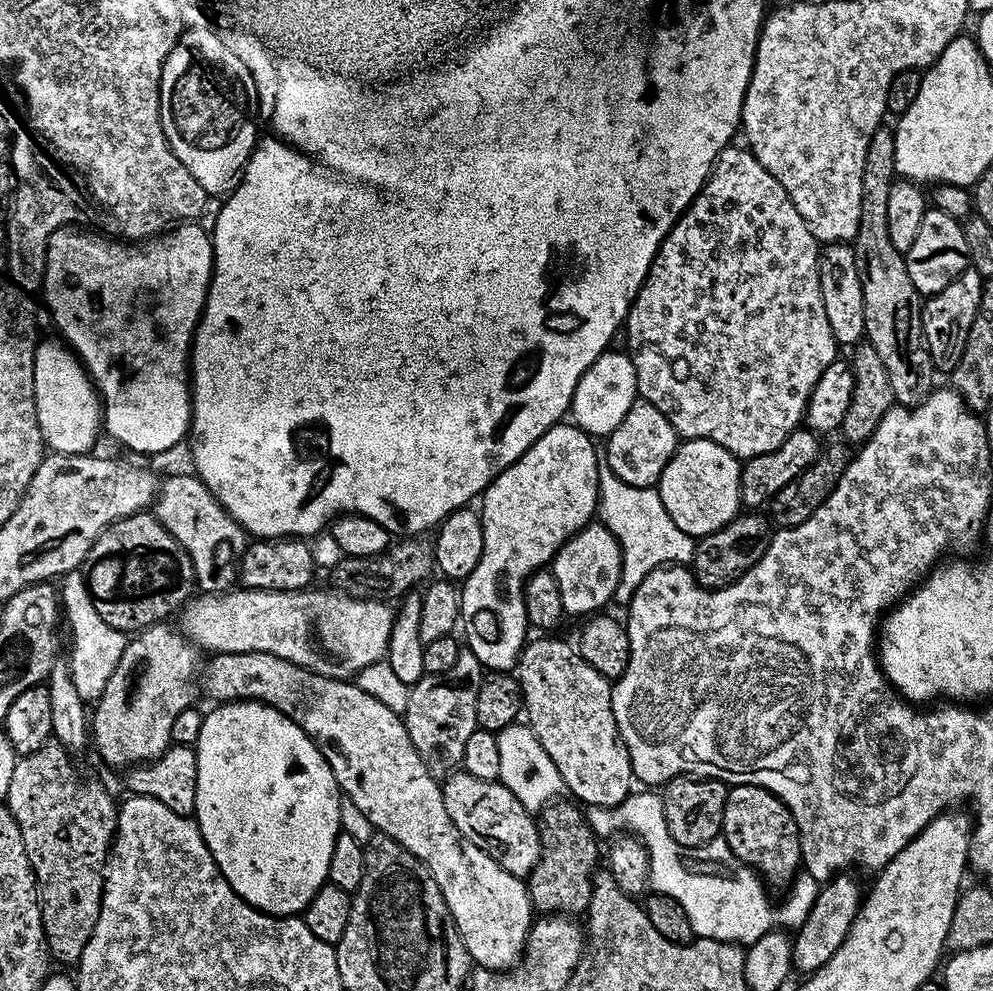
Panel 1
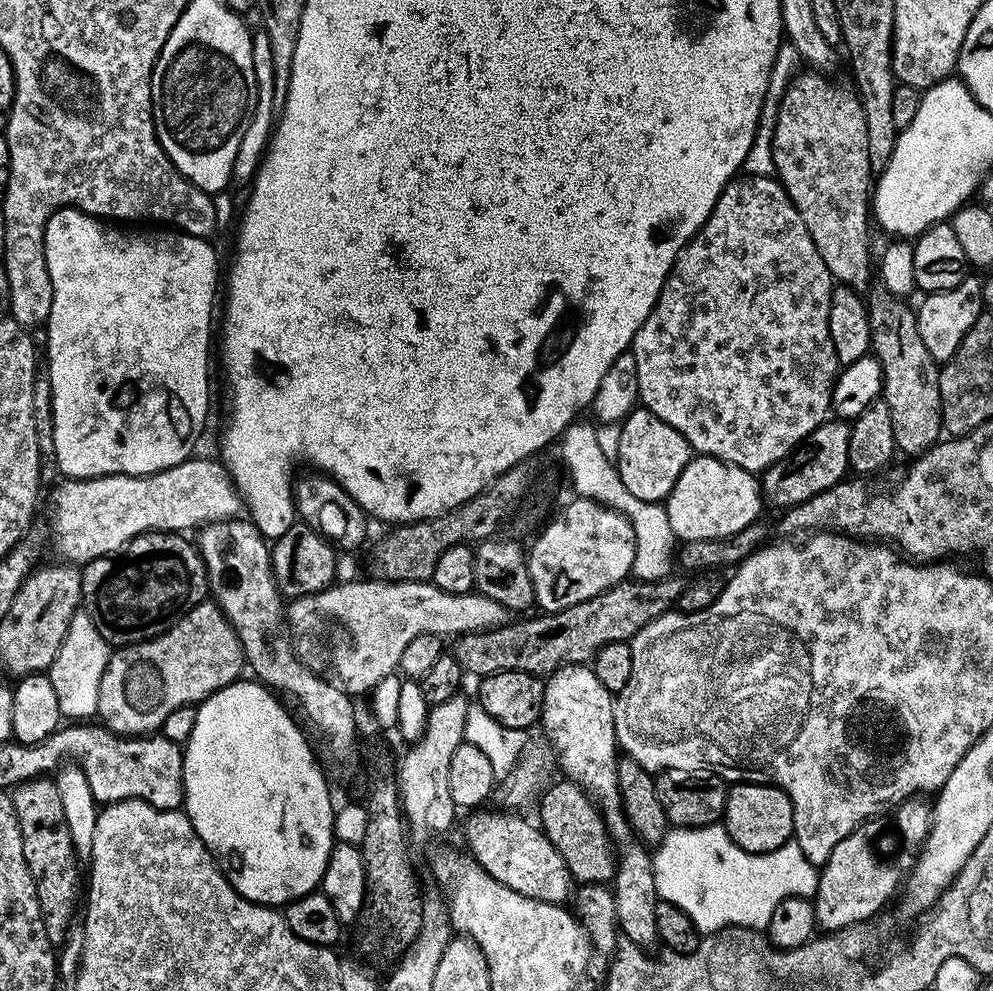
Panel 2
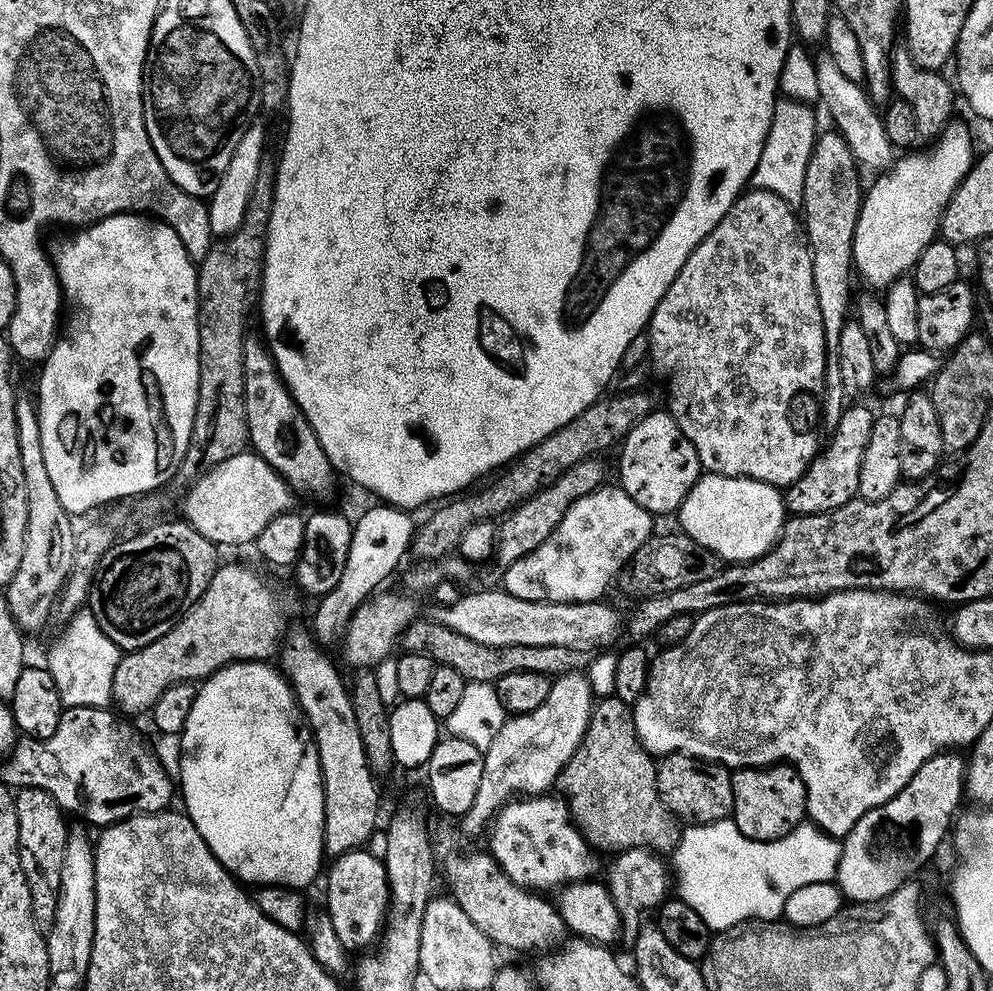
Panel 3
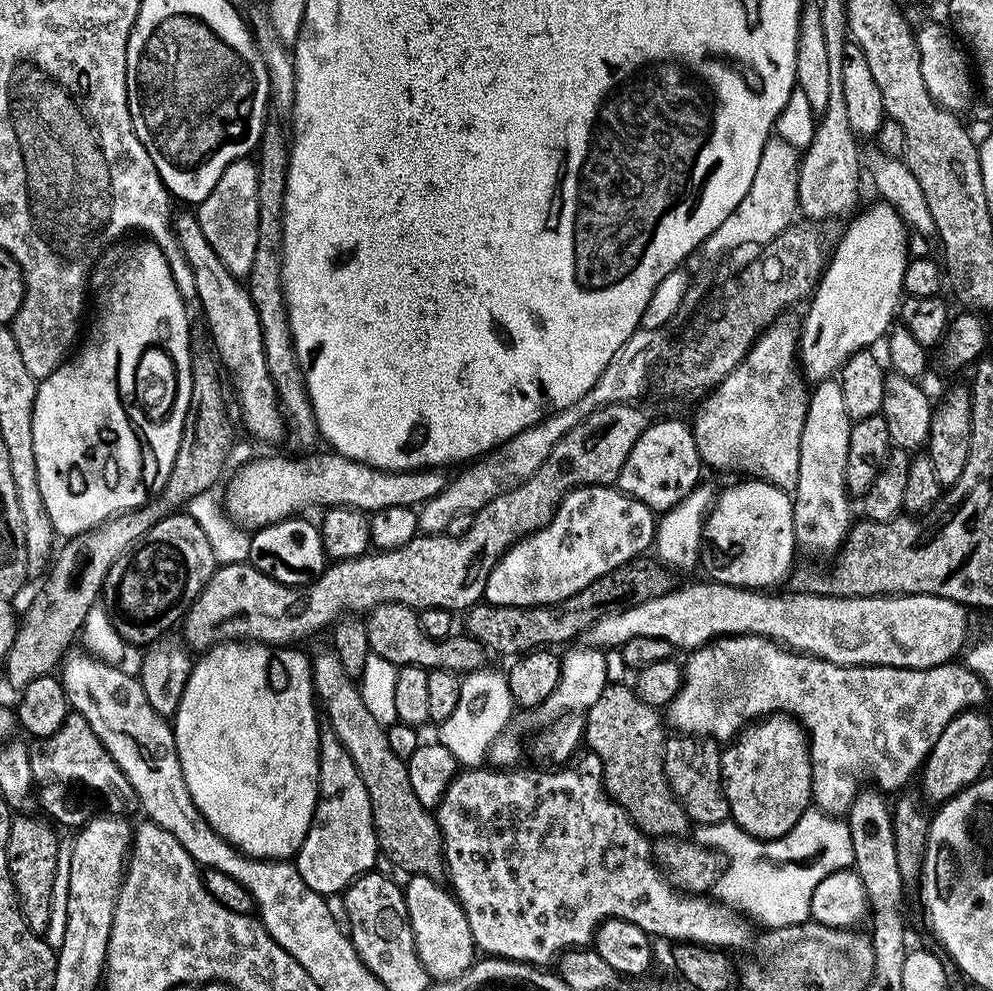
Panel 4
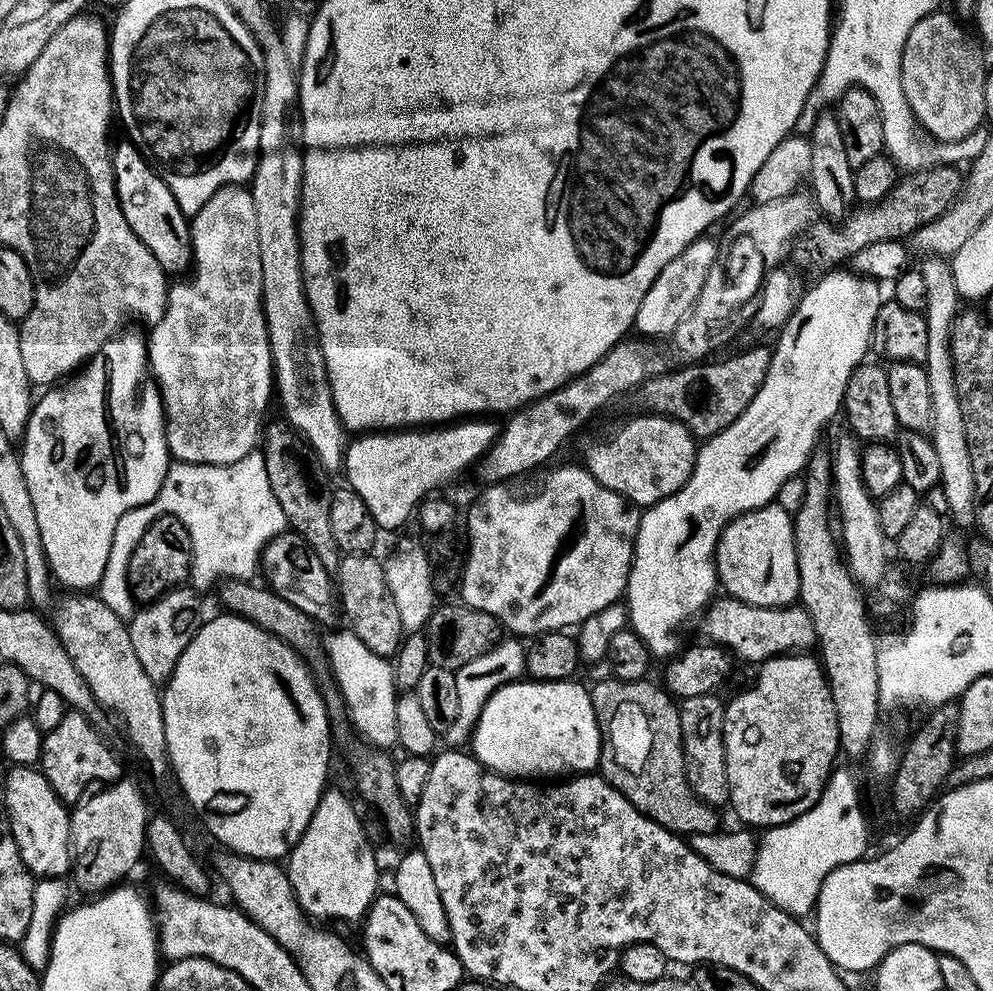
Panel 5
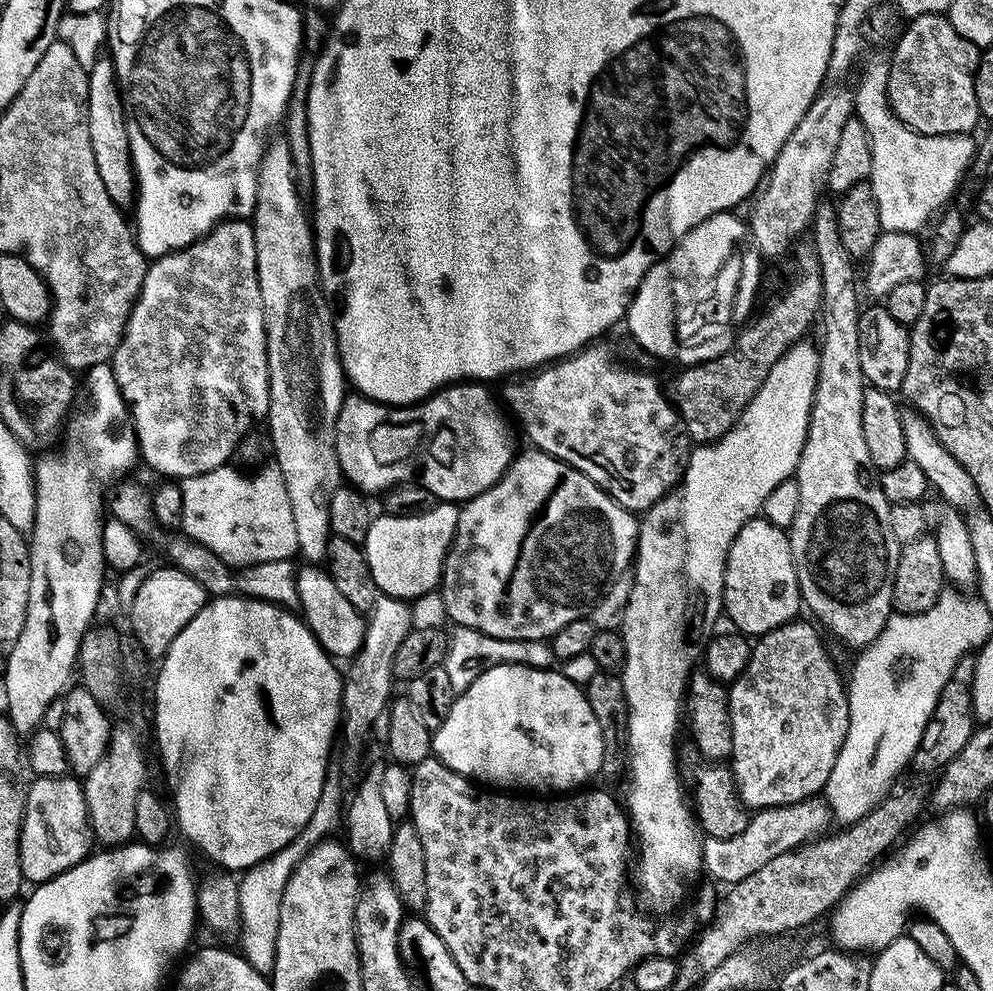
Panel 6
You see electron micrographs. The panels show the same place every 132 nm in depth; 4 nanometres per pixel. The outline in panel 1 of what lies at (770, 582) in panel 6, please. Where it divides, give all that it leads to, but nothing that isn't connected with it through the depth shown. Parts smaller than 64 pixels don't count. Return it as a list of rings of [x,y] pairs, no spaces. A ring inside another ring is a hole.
[[[684,440],[662,470],[658,489],[666,514],[679,530],[693,538],[708,536],[725,528],[741,511],[740,469],[741,461],[718,442],[709,440]]]

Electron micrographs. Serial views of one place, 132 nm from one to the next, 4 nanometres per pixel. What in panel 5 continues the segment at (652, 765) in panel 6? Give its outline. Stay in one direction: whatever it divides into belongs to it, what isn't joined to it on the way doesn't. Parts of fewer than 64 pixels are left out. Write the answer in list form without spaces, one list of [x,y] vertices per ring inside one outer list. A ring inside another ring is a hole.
[[[828,270],[825,271],[824,277],[813,286],[812,289],[805,291],[796,303],[796,308],[792,312],[792,316],[779,329],[780,337],[776,340],[776,348],[771,349],[772,361],[768,367],[766,378],[762,382],[762,386],[758,390],[758,394],[754,394],[754,398],[750,402],[750,406],[746,406],[746,410],[742,410],[742,414],[734,422],[730,422],[730,426],[726,430],[722,430],[717,436],[709,436],[699,445],[696,454],[696,465],[690,474],[690,478],[682,486],[682,490],[678,490],[674,494],[670,494],[670,498],[666,498],[662,502],[645,507],[640,516],[640,526],[636,530],[636,547],[632,553],[632,569],[628,572],[628,587],[626,589],[626,607],[628,610],[628,619],[630,628],[644,640],[645,646],[653,657],[664,656],[668,658],[677,651],[676,636],[672,632],[676,632],[683,626],[684,620],[688,620],[691,616],[699,617],[704,609],[712,603],[718,592],[718,577],[716,575],[716,543],[722,534],[722,530],[736,517],[741,516],[743,512],[749,512],[755,508],[761,508],[767,504],[773,503],[780,495],[780,487],[782,482],[786,482],[791,476],[800,476],[805,471],[808,463],[808,457],[812,455],[817,447],[816,439],[820,436],[820,431],[827,426],[828,420],[832,420],[841,411],[844,403],[844,391],[846,390],[846,382],[850,378],[850,374],[865,359],[864,355],[869,355],[870,345],[872,343],[872,327],[874,326],[874,318],[878,314],[882,303],[882,295],[880,296],[881,285],[875,279],[867,276],[859,275],[852,270],[840,272],[844,270]]]

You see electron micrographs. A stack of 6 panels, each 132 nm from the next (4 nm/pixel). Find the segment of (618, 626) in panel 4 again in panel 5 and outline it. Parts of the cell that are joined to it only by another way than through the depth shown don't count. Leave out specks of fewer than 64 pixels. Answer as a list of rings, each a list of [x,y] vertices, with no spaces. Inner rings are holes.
[[[724,594],[713,599],[712,603],[704,609],[703,620],[705,641],[728,649],[737,661],[749,660],[752,666],[759,665],[772,656],[783,656],[790,652],[811,649],[811,644],[813,647],[817,643],[816,630],[808,616],[808,611],[803,606],[787,608],[750,606],[746,602]]]

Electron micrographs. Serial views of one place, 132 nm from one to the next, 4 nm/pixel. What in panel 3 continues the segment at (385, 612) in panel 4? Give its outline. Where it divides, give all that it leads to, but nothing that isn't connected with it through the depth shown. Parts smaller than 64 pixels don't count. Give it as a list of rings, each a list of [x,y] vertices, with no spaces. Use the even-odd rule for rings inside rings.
[[[435,618],[413,620],[402,637],[402,648],[404,652],[426,654],[442,666],[451,666],[464,680],[474,684],[492,684],[506,674],[519,672],[537,672],[549,678],[565,676],[567,672],[587,669],[589,656],[587,651],[566,646],[482,646],[482,642],[474,642],[458,634],[458,630],[450,630],[450,626]]]

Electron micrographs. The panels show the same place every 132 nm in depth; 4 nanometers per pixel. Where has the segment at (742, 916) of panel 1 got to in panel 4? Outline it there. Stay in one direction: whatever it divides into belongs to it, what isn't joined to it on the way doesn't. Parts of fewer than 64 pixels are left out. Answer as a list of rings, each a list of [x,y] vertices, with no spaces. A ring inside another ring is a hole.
[[[819,810],[804,812],[802,818],[798,818],[794,830],[790,830],[780,840],[758,840],[731,822],[701,824],[695,831],[696,843],[721,852],[726,861],[724,873],[718,878],[714,889],[715,899],[741,914],[747,914],[753,921],[761,920],[765,929],[805,923],[812,914],[810,898],[814,898],[814,886],[818,886],[818,882],[830,874],[853,867],[854,846],[850,842],[847,819]]]

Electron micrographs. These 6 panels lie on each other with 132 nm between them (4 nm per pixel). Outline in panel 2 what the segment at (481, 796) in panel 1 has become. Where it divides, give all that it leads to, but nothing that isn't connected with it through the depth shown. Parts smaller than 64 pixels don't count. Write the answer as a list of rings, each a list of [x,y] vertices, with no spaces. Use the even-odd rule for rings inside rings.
[[[512,810],[471,813],[464,832],[468,838],[471,859],[481,864],[502,886],[510,886],[526,898],[541,900],[547,904],[564,904],[573,895],[574,881],[562,854],[544,837],[543,831],[535,823],[523,820]]]

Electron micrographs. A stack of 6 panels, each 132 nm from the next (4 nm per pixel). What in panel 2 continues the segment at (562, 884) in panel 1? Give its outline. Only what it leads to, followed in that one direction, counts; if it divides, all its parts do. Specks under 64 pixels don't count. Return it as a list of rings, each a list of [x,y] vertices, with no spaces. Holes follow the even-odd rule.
[[[560,778],[557,784],[556,781],[549,783],[540,793],[539,804],[539,827],[544,837],[562,854],[573,881],[580,884],[608,884],[616,874],[617,853],[596,801],[573,780]]]

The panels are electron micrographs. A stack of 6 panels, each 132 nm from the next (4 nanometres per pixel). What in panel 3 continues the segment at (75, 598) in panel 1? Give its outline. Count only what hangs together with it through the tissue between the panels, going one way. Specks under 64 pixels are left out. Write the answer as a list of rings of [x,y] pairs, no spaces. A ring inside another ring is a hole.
[[[85,606],[69,617],[64,632],[53,644],[46,667],[58,687],[65,708],[90,706],[107,707],[112,700],[114,671],[122,655],[121,649],[102,633],[97,619]]]

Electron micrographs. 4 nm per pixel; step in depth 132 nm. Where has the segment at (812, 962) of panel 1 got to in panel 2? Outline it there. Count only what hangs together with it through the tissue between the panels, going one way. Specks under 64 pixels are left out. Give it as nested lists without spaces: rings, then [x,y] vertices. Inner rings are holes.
[[[906,800],[883,816],[871,816],[834,846],[830,858],[819,869],[820,881],[814,897],[816,922],[825,933],[841,932],[846,926],[873,919],[883,913],[880,911],[884,903],[895,892],[897,895],[932,828],[932,809],[922,801]]]

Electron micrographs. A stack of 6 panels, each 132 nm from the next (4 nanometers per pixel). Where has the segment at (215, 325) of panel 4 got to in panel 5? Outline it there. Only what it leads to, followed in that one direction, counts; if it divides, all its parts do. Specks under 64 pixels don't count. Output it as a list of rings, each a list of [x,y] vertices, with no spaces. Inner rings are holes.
[[[129,140],[112,148],[112,173],[123,217],[134,234],[148,247],[150,254],[163,266],[165,273],[189,271],[192,258],[192,229],[189,217],[178,206],[174,194],[159,172],[145,160],[140,149]]]

